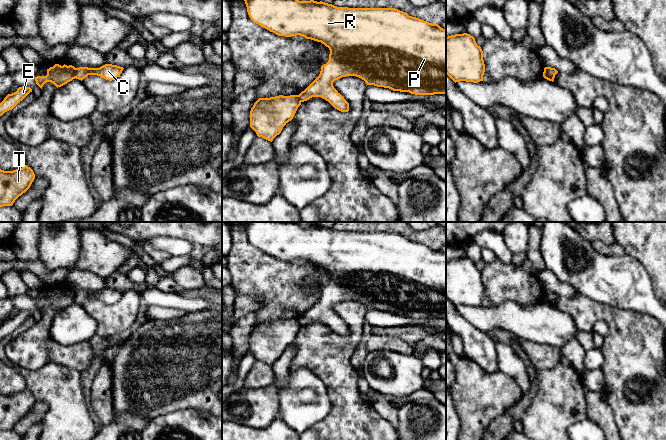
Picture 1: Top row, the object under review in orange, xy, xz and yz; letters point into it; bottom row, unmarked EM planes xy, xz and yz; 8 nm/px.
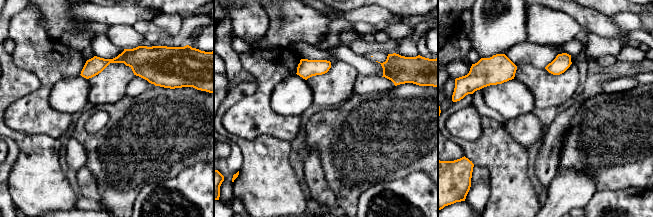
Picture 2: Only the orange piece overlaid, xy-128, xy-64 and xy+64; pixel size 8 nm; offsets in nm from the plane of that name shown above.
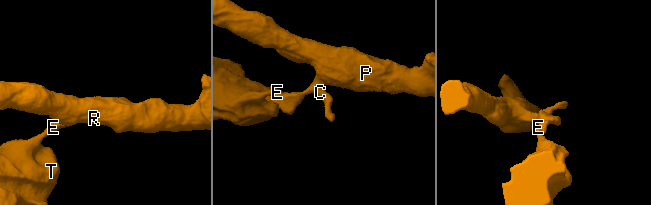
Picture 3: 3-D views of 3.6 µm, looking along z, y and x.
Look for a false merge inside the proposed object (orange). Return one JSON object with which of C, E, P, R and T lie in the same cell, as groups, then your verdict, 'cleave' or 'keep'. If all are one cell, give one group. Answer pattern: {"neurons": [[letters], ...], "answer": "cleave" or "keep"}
{"neurons": [["C", "P", "R"], ["E", "T"]], "answer": "cleave"}

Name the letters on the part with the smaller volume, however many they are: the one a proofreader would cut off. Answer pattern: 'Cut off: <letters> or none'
Cut off: E, T

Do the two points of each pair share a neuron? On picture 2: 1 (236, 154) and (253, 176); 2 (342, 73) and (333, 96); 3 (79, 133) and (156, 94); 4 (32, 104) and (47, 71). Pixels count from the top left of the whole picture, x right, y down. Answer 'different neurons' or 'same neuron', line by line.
1: different neurons
2: same neuron
3: same neuron
4: same neuron

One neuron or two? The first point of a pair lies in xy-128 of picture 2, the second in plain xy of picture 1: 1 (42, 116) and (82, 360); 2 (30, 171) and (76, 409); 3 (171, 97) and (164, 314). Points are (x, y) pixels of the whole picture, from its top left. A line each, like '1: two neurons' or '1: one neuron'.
1: one neuron
2: one neuron
3: two neurons

